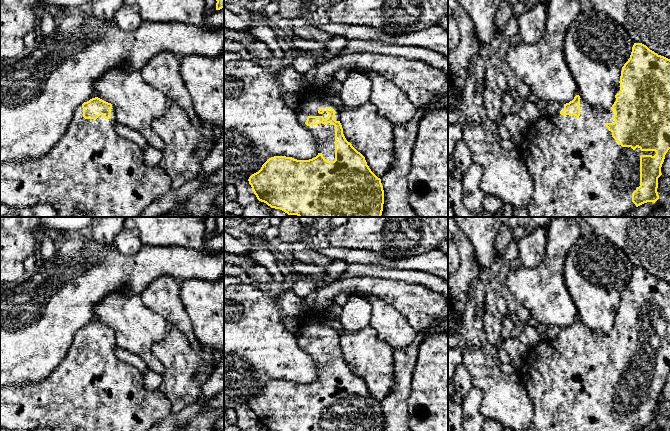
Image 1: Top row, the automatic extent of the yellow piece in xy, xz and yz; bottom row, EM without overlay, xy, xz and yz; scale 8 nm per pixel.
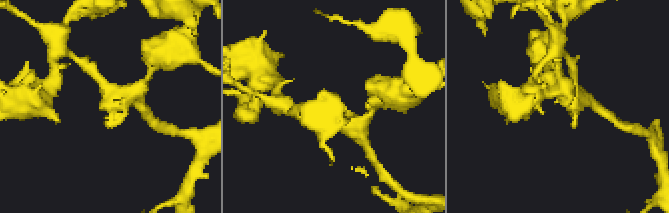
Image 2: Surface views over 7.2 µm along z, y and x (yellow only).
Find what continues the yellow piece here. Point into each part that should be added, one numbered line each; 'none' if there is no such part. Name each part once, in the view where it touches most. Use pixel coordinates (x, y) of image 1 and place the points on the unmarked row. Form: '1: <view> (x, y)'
1: xz (324, 359)

